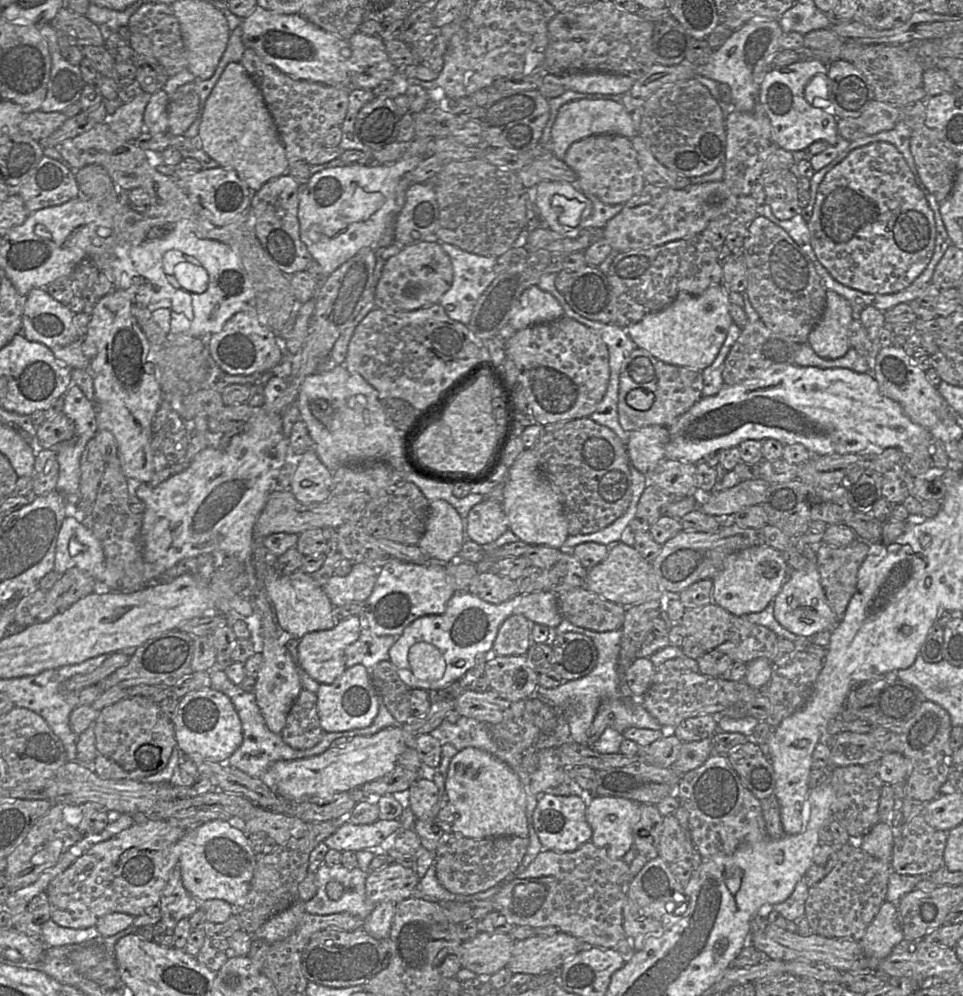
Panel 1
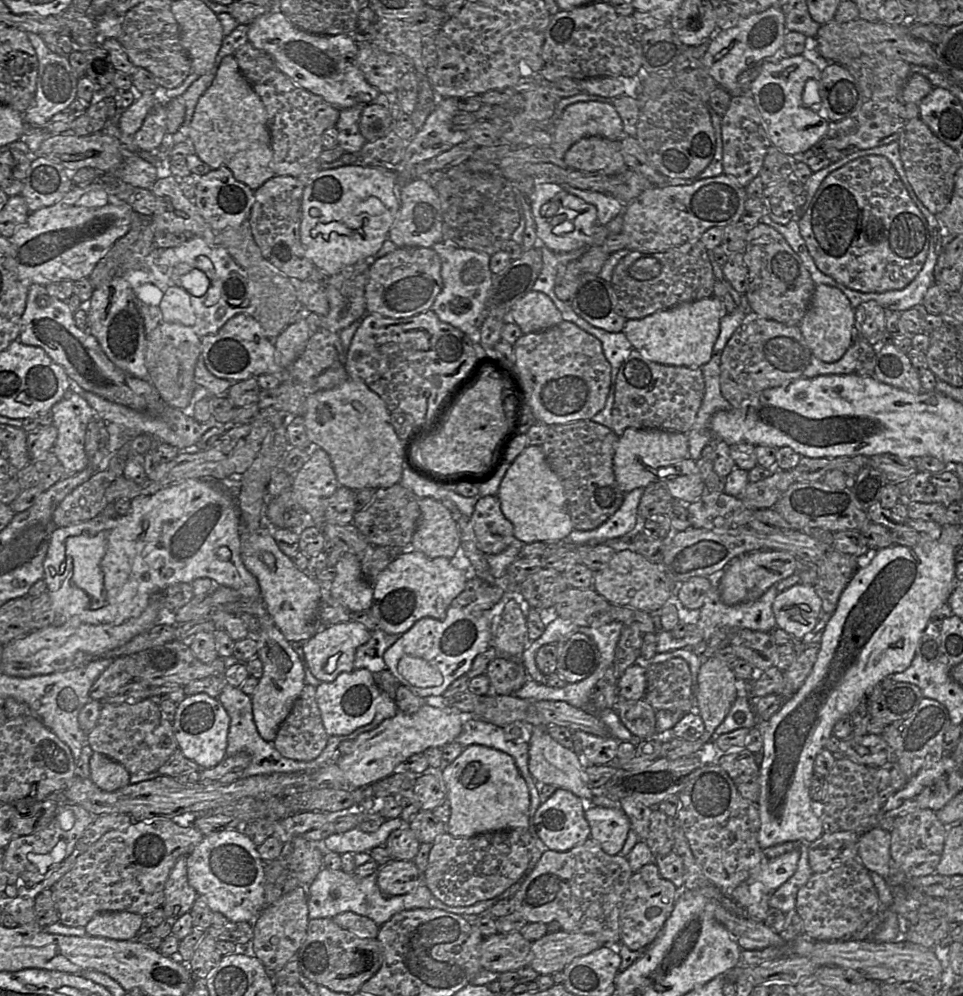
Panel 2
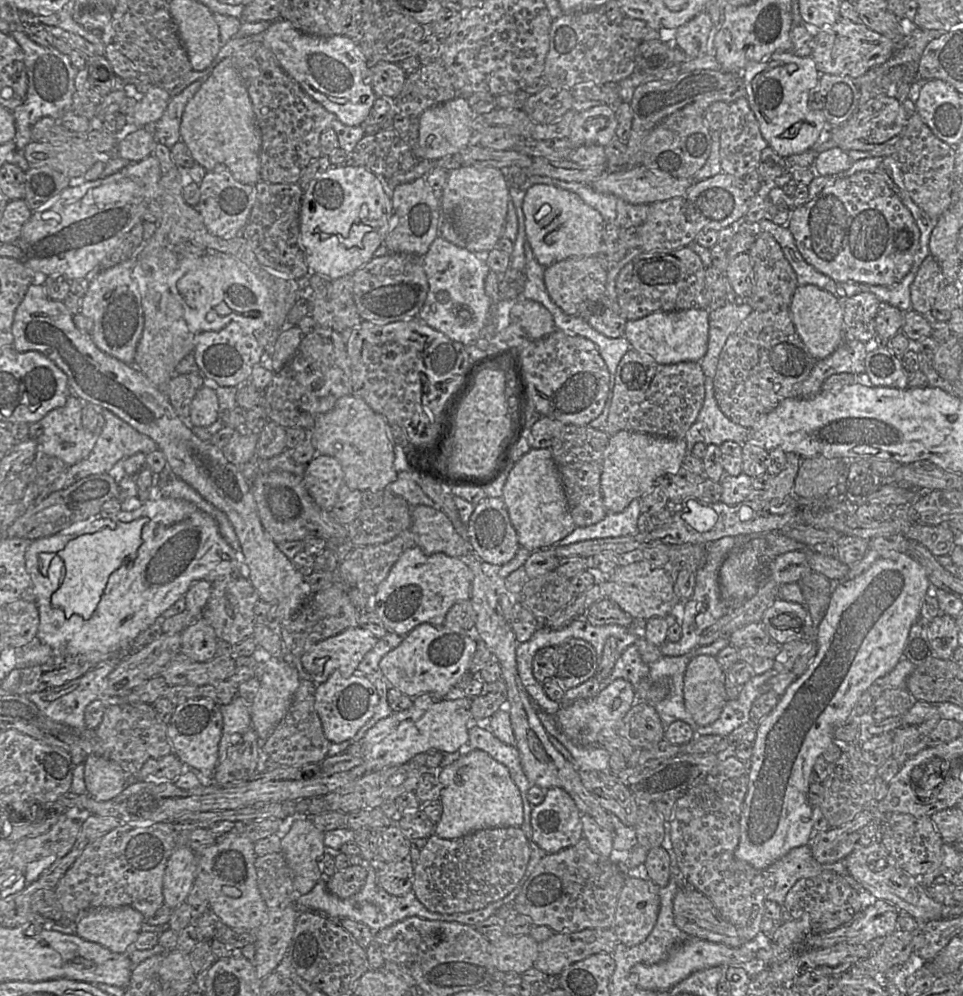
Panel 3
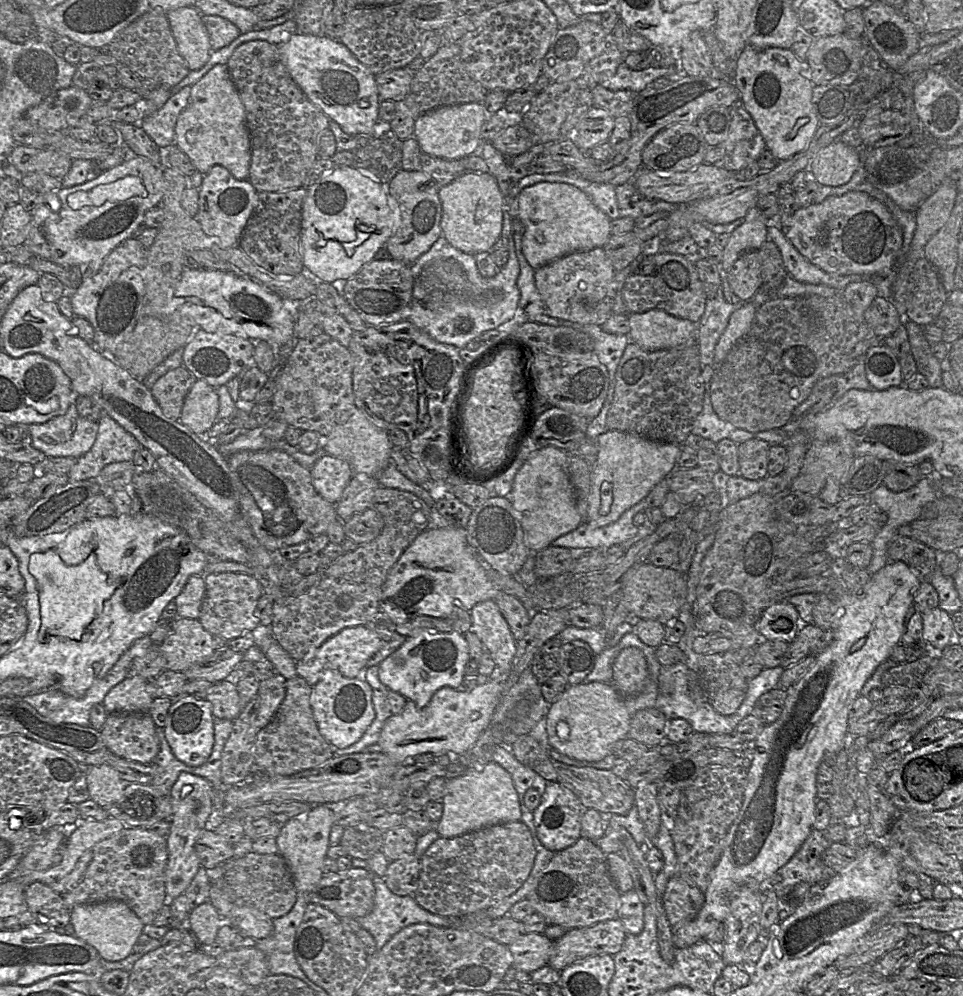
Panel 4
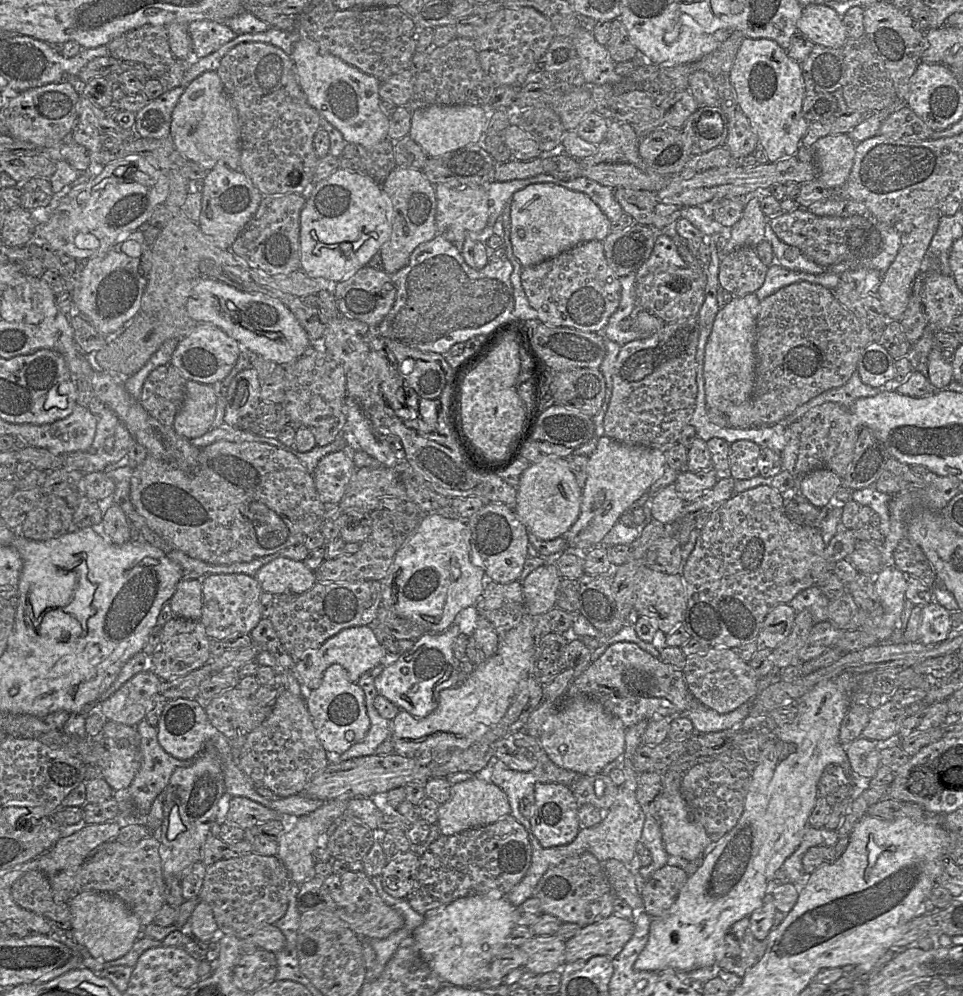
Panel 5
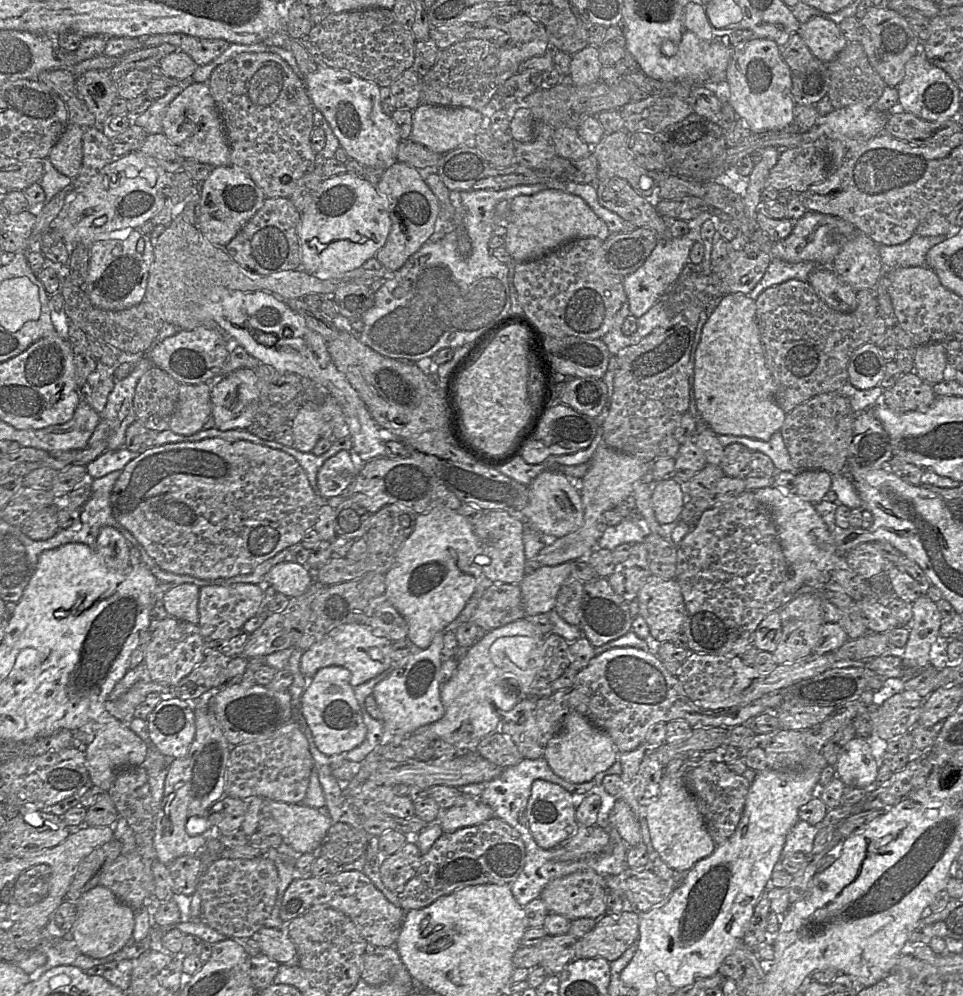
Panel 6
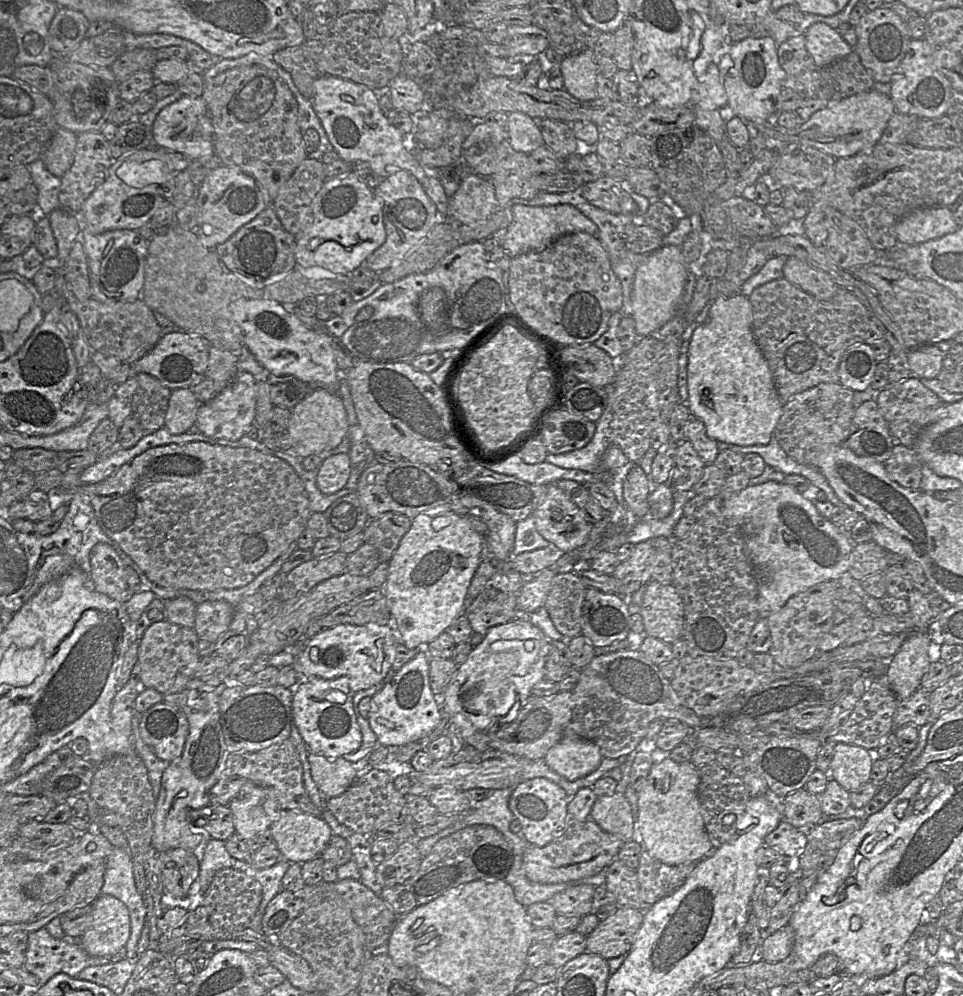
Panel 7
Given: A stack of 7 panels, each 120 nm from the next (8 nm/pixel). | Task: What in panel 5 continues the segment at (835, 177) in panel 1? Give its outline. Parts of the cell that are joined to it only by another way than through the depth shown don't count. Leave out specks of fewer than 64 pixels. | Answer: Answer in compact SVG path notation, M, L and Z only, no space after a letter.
M799 207L793 212L782 212L768 218L767 223L782 242L798 248L806 257L821 266L843 261L871 260L880 247L880 234L876 227L868 219L858 215L817 216L808 209Z

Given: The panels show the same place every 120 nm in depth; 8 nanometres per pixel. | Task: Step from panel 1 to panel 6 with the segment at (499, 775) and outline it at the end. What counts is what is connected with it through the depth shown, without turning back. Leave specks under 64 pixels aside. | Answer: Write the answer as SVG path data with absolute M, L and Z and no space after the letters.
M466 796L463 805L442 810L439 825L443 833L454 832L460 828L482 823L493 816L494 813L490 806L479 798Z

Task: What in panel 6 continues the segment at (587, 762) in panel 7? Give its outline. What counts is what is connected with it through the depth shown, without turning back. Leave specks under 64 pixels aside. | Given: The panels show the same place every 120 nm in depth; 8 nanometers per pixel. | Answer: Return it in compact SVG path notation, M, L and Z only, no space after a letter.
M573 711L563 718L561 730L547 743L543 758L557 776L571 783L583 783L592 780L618 761L618 751L608 734Z

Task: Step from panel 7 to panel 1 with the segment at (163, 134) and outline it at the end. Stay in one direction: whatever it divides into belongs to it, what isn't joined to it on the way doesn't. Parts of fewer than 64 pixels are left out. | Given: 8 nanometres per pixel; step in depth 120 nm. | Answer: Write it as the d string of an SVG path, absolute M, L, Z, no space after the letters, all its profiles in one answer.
M232 62L226 66L207 98L201 116L198 136L202 140L202 149L219 166L235 170L239 178L248 185L252 192L259 190L266 182L285 174L288 170L289 162L285 148L262 92L240 62Z

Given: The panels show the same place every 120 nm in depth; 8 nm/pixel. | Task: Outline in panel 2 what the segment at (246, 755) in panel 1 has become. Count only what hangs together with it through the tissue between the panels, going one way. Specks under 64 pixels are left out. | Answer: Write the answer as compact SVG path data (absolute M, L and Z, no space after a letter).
M226 683L222 692L218 696L218 700L230 717L226 757L232 757L242 751L247 752L251 757L250 765L243 771L243 777L273 773L301 773L304 771L315 771L333 756L341 742L353 741L360 734L376 728L382 721L394 717L399 712L394 700L391 699L386 692L380 691L377 712L370 724L362 726L346 736L329 736L327 745L322 753L316 759L305 762L283 757L271 742L267 742L261 738L253 720L252 697L245 694L239 687L233 687Z

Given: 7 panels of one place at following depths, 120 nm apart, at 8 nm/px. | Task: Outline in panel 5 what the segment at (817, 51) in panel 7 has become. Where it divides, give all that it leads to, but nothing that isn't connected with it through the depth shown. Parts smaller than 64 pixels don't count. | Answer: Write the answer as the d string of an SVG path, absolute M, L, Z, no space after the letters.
M822 4L803 7L797 28L814 44L829 48L842 48L848 39L842 17Z

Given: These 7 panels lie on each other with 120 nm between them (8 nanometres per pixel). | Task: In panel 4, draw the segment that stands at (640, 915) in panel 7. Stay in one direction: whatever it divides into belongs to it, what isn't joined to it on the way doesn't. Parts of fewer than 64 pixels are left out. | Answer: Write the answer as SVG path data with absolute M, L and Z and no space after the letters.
M618 918L568 930L554 942L548 966L561 973L566 967L592 956L614 956L622 949L626 936Z

